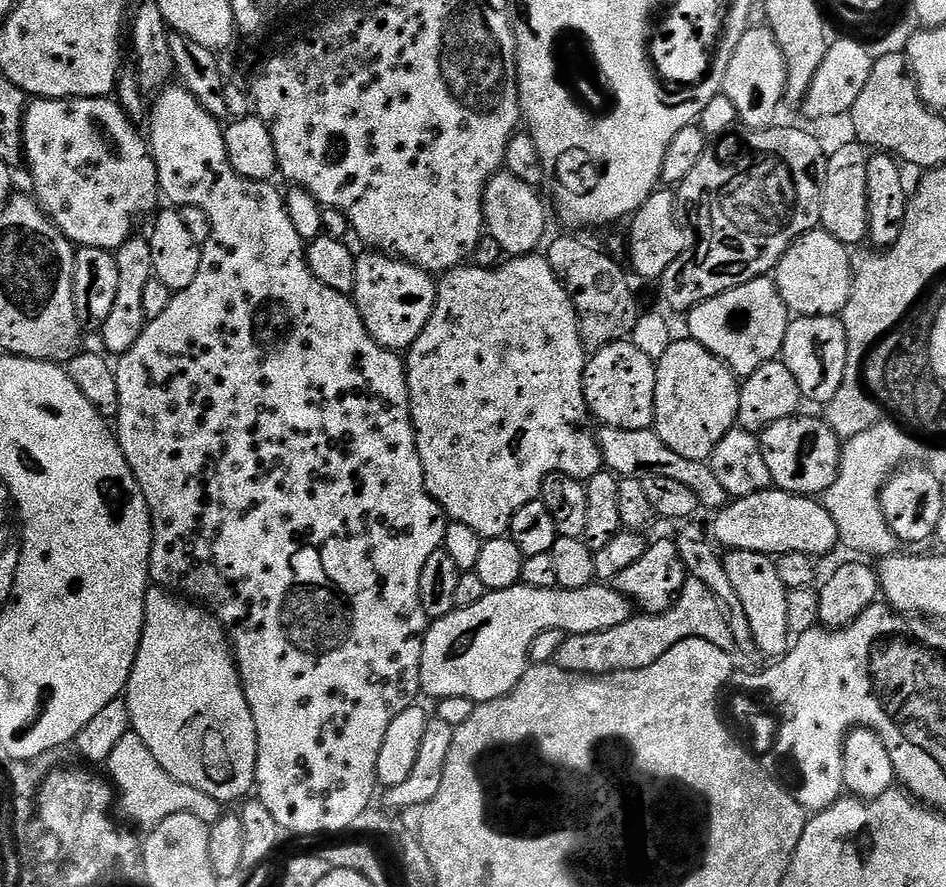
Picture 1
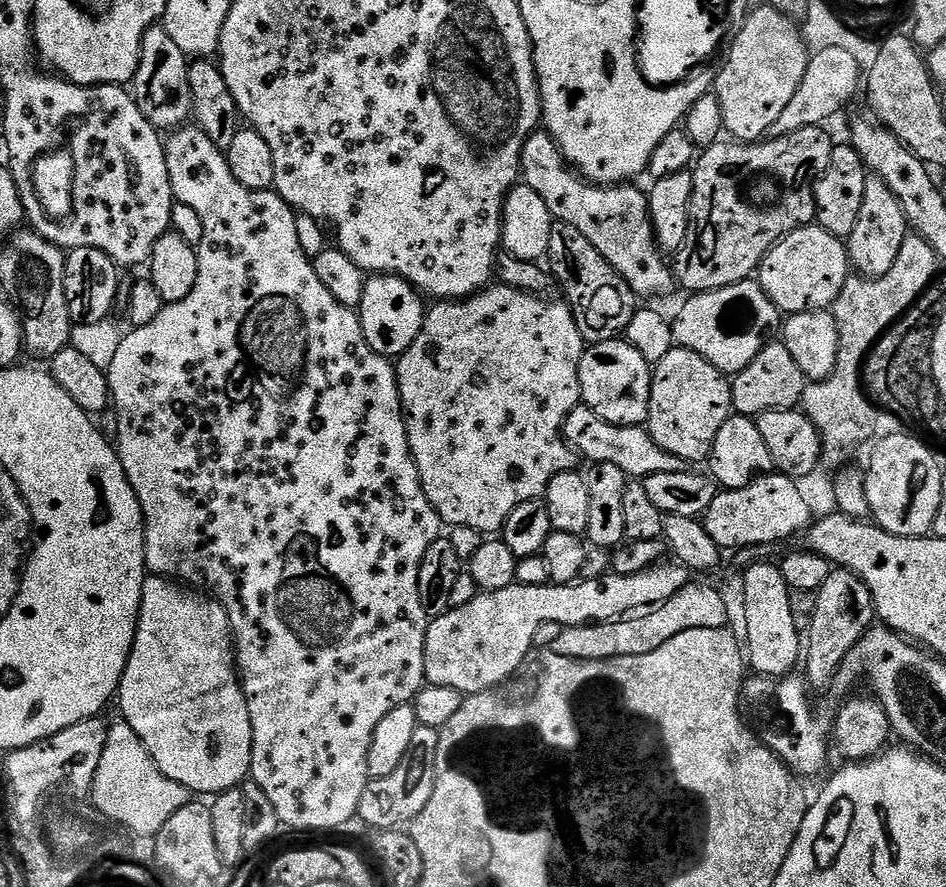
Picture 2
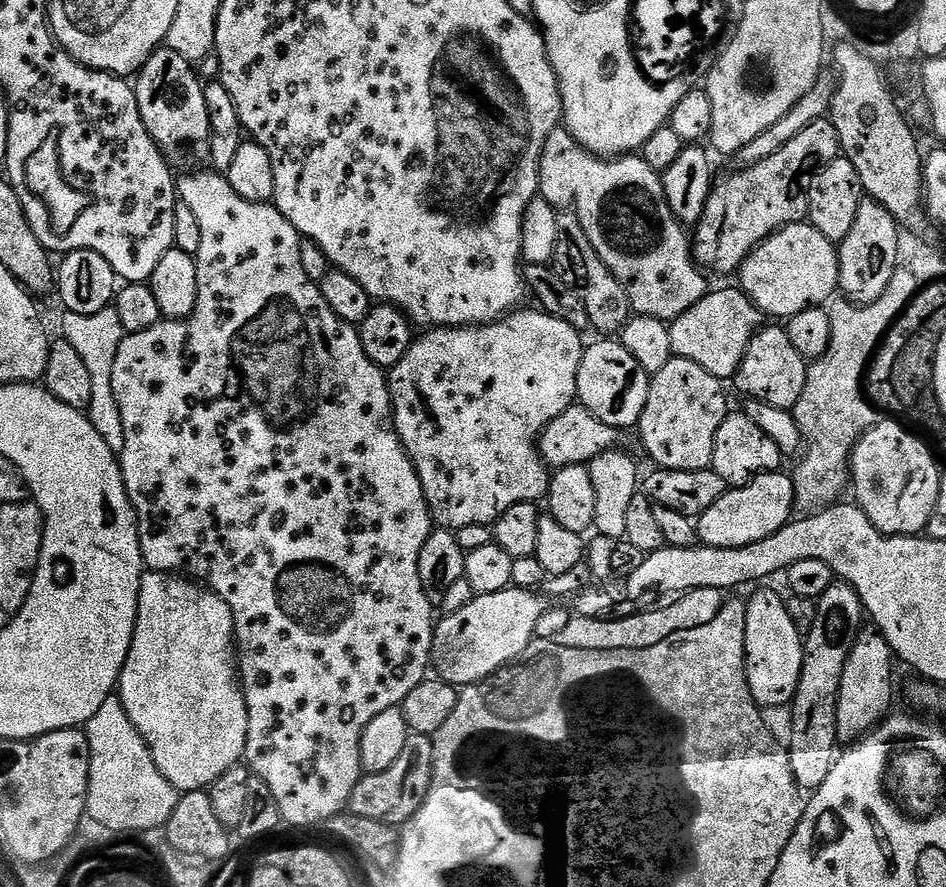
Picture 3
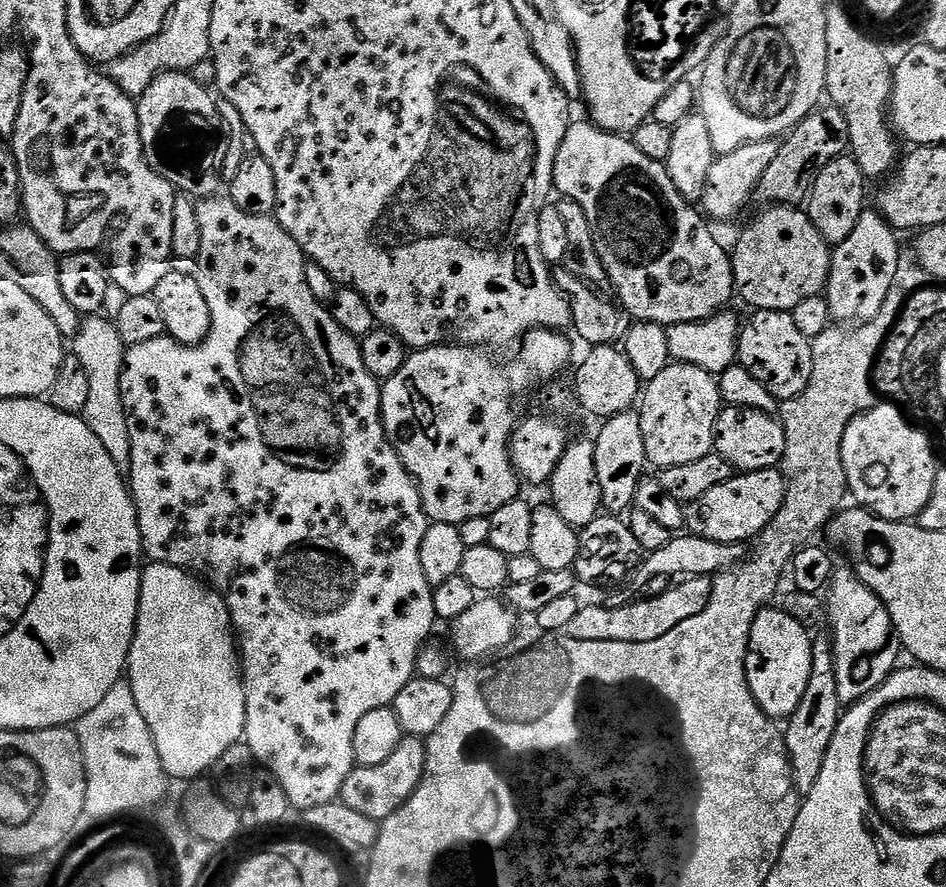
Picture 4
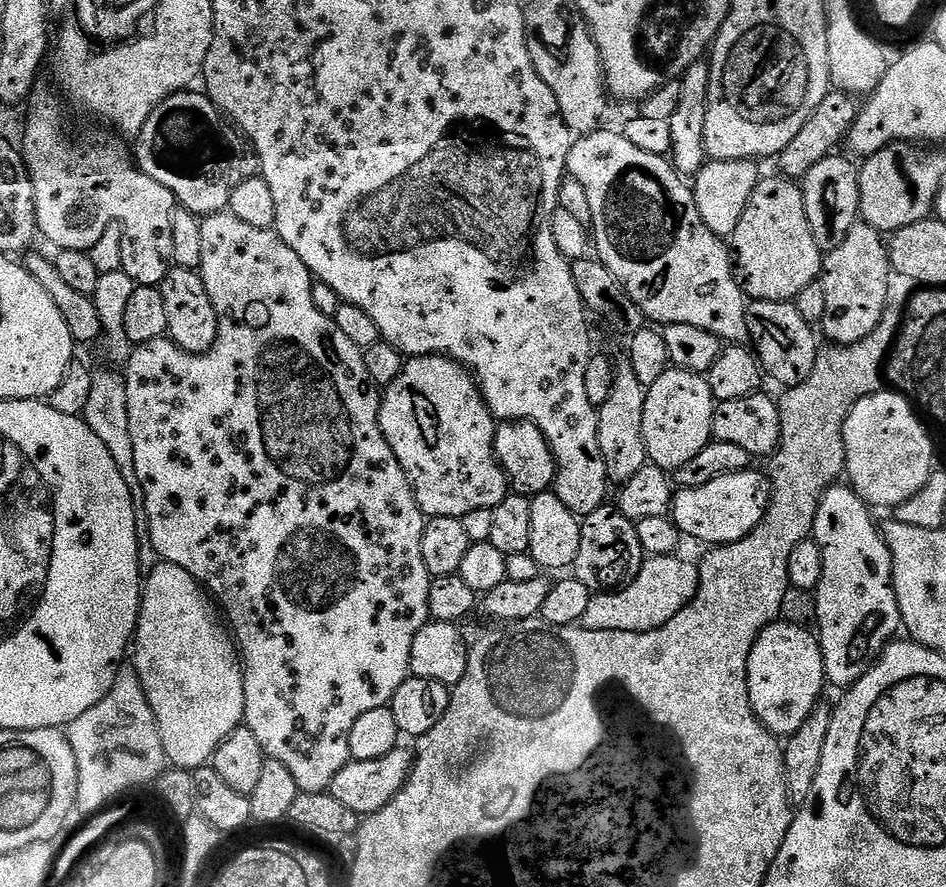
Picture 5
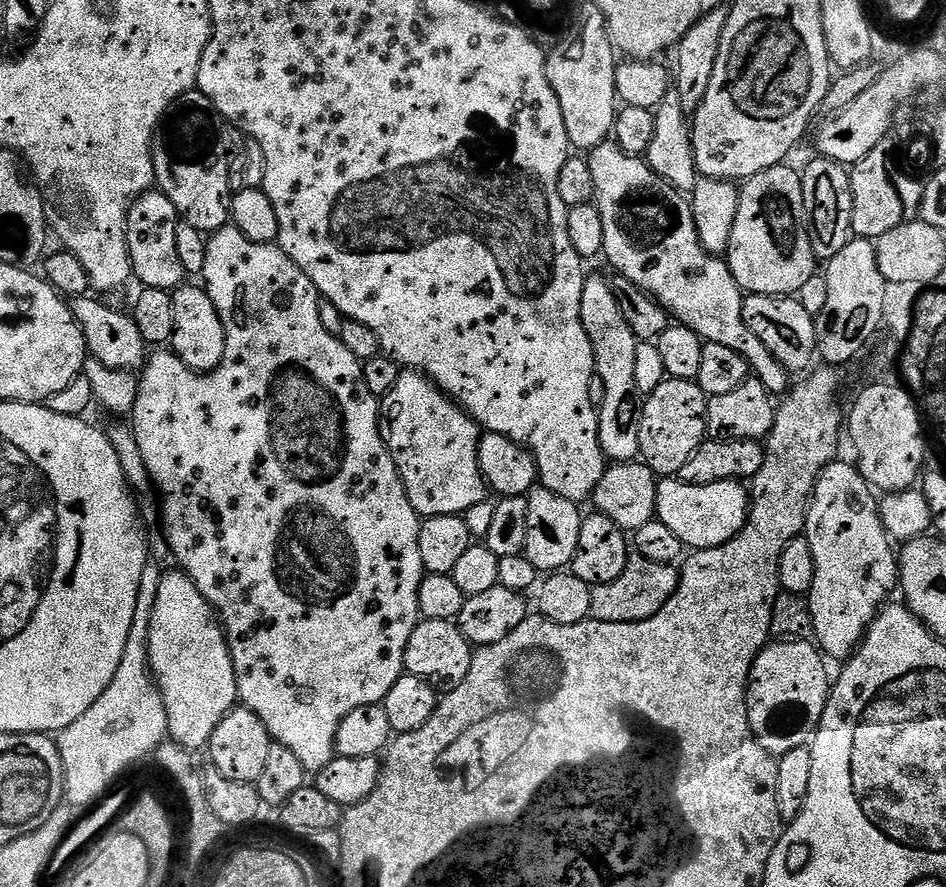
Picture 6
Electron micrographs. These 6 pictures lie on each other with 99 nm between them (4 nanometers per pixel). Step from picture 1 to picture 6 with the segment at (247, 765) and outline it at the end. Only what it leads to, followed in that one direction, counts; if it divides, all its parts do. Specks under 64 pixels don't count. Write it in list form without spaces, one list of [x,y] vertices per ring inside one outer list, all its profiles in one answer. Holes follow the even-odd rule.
[[[183,570],[165,571],[160,577],[158,598],[150,618],[150,638],[148,639],[148,664],[152,667],[152,676],[160,687],[162,702],[166,706],[168,736],[171,743],[189,750],[207,749],[214,730],[226,718],[226,714],[237,707],[236,675],[232,651],[228,648],[228,637],[221,621],[211,604],[202,598],[198,586]]]

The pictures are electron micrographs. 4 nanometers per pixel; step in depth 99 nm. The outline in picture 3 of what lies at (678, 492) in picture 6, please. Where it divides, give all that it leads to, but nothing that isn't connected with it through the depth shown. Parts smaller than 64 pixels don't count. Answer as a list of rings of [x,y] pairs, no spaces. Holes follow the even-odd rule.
[[[787,471],[764,472],[754,477],[749,484],[729,487],[728,491],[710,506],[710,510],[701,512],[698,517],[698,536],[707,547],[710,548],[737,548],[738,546],[750,546],[750,542],[762,542],[762,538],[770,538],[788,521],[793,519],[794,509],[797,507],[795,498],[795,486],[793,477]]]

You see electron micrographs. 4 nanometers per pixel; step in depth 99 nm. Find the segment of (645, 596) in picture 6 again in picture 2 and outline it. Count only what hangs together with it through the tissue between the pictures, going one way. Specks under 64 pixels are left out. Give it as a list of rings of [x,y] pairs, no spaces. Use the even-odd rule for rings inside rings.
[[[689,582],[678,590],[678,594],[674,594],[674,598],[670,598],[664,604],[656,605],[655,608],[645,611],[643,614],[633,614],[622,620],[611,620],[608,624],[579,624],[569,628],[561,627],[558,638],[554,638],[551,648],[565,658],[578,658],[579,660],[605,660],[619,656],[638,656],[650,654],[650,650],[658,650],[658,646],[662,646],[662,642],[682,634],[686,630],[722,628],[729,623],[727,620],[728,608],[724,605],[719,590],[711,588],[708,584]]]

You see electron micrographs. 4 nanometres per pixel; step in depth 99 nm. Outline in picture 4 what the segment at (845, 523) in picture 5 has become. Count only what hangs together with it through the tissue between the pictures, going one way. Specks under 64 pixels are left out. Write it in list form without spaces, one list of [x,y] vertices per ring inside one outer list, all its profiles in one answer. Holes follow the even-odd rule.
[[[843,567],[833,571],[832,583],[826,589],[826,620],[829,625],[832,623],[830,643],[836,659],[834,678],[838,678],[838,698],[841,705],[851,706],[878,690],[897,671],[898,641],[883,602],[856,577],[851,567]]]

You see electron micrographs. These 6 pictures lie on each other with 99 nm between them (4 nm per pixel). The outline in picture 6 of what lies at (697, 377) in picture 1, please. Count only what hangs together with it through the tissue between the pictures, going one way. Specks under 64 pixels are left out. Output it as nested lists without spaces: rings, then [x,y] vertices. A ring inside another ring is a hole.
[[[665,378],[643,401],[640,413],[639,459],[657,477],[672,478],[690,462],[690,454],[704,443],[708,430],[708,395],[695,380]]]

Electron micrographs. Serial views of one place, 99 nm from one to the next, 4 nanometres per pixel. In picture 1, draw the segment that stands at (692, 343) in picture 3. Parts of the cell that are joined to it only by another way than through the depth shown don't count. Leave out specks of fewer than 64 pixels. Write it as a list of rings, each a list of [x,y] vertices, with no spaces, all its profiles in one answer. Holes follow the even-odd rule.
[[[759,276],[694,306],[686,319],[687,335],[706,346],[737,378],[743,378],[783,353],[790,313],[786,302],[782,302],[775,279]]]

